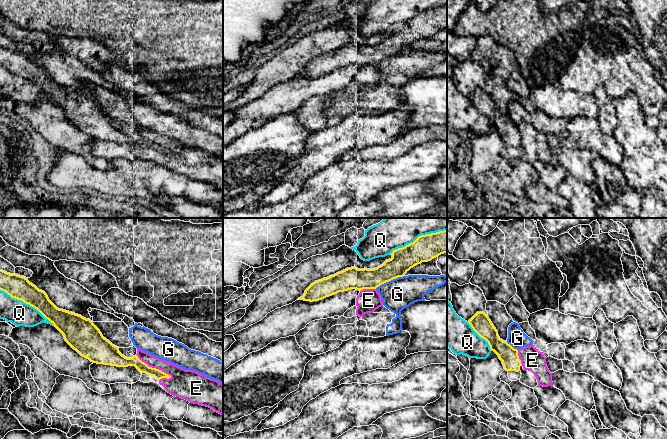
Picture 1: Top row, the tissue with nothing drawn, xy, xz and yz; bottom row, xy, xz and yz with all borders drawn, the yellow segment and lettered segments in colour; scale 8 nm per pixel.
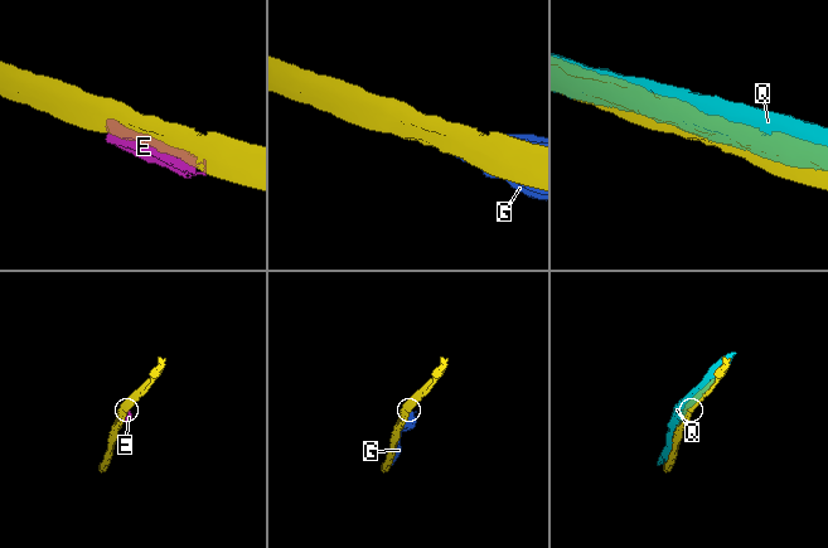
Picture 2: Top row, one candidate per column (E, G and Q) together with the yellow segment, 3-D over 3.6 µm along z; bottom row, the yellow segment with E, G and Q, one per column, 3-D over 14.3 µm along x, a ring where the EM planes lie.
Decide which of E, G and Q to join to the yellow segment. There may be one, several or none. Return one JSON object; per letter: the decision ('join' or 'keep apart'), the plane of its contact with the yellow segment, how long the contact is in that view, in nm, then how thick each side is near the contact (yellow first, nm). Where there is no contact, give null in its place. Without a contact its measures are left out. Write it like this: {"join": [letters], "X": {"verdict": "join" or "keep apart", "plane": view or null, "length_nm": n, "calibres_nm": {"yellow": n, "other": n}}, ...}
{"join": [], "E": {"verdict": "keep apart", "plane": "xy", "length_nm": 340, "calibres_nm": {"yellow": 90, "other": 190}}, "G": {"verdict": "keep apart", "plane": "xz", "length_nm": 260, "calibres_nm": {"yellow": 190, "other": 260}}, "Q": {"verdict": "keep apart", "plane": "xz", "length_nm": 500, "calibres_nm": {"yellow": 200, "other": 360}}}

